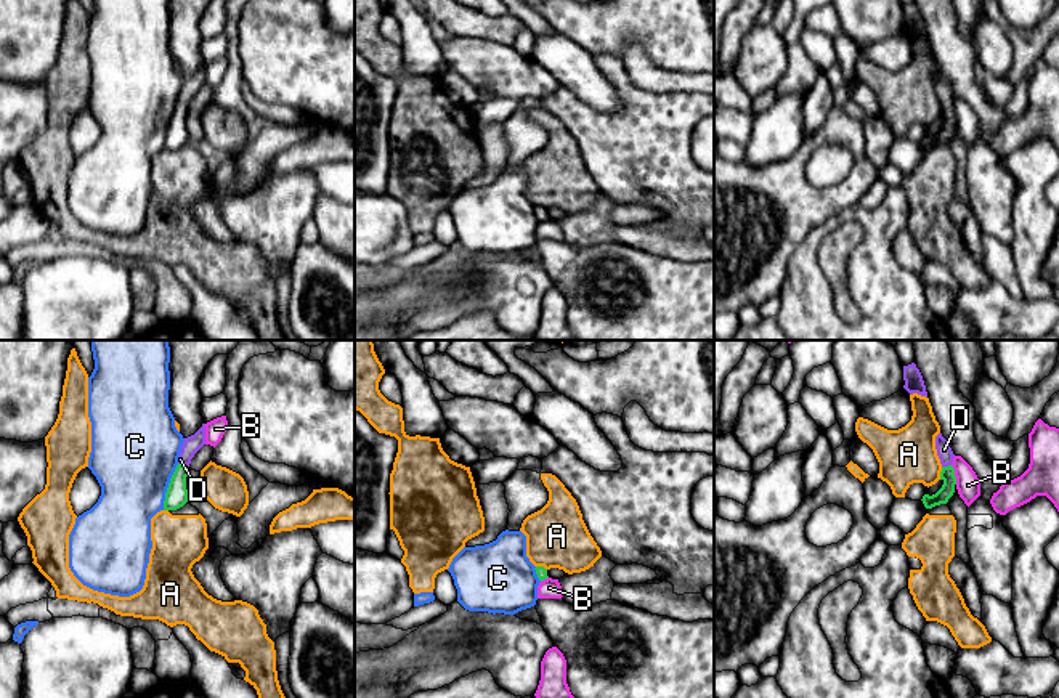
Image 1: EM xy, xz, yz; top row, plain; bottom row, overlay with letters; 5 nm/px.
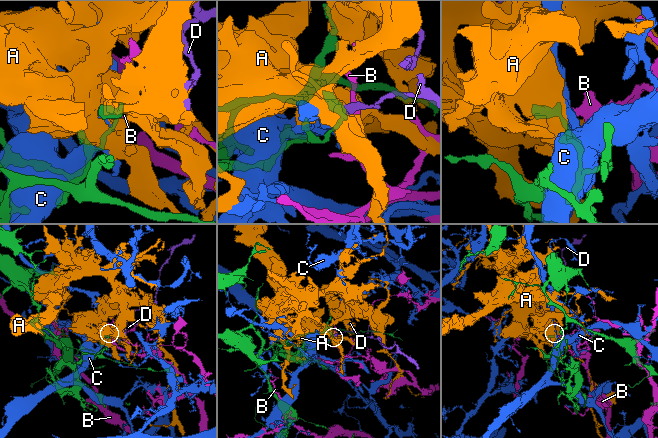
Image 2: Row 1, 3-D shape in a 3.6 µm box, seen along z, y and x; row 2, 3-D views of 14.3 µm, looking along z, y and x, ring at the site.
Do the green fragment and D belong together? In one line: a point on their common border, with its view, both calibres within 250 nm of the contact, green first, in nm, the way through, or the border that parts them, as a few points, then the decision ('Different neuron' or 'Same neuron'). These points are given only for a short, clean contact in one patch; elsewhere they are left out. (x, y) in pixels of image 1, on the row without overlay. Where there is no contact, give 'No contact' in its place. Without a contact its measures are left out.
Touches green at xy (183, 106). Thickness 110 nm (green) against 90 nm. Path across: xy (177, 135), (177, 122), (183, 106), (191, 85). Same neuron

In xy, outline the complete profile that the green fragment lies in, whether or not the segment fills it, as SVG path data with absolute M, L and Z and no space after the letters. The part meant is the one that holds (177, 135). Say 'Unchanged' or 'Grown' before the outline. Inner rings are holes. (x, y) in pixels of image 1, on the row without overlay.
Grown. M205 64L191 77L185 79L178 106L170 119L164 151L176 151L188 143L186 117L194 95L205 85Z

